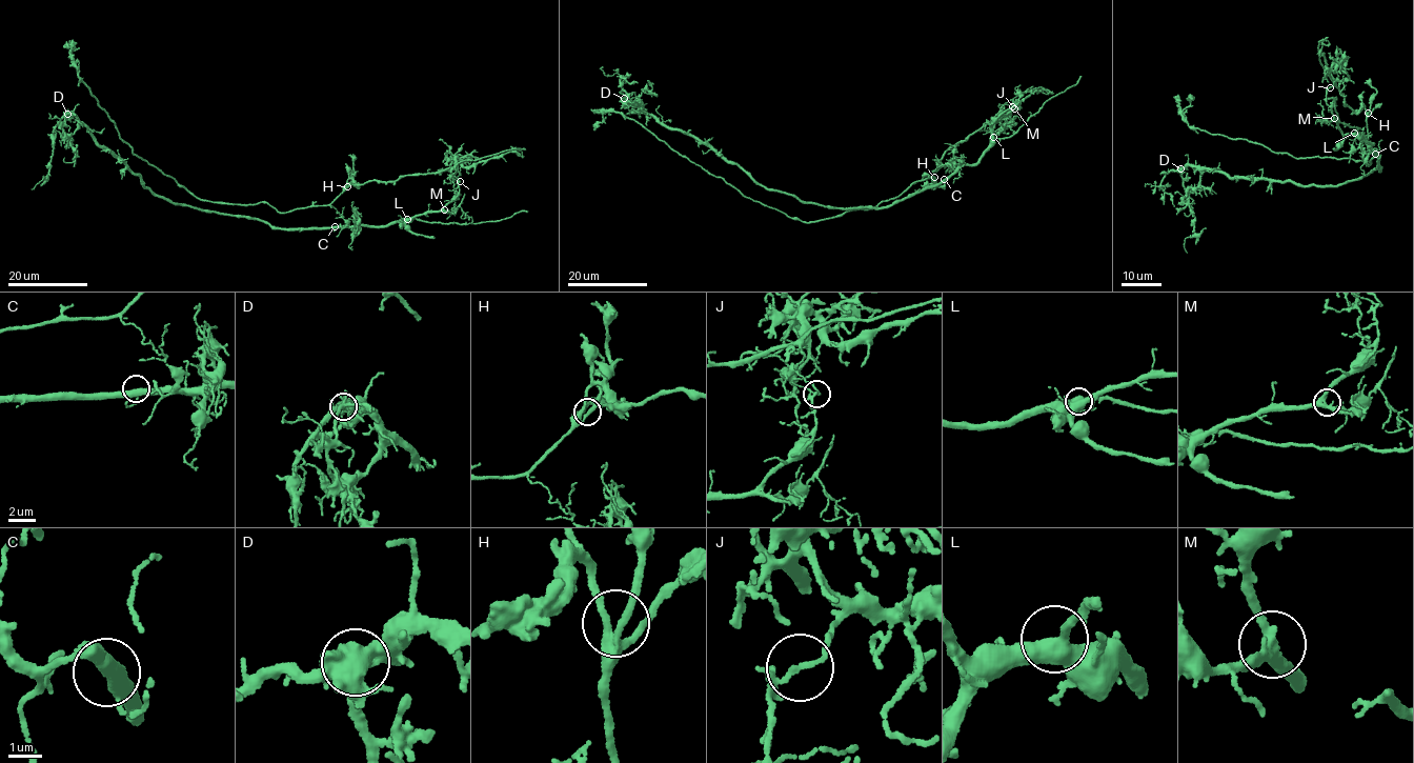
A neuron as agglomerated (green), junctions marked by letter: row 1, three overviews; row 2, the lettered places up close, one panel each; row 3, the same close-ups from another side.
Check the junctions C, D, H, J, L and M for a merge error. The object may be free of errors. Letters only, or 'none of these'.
J

